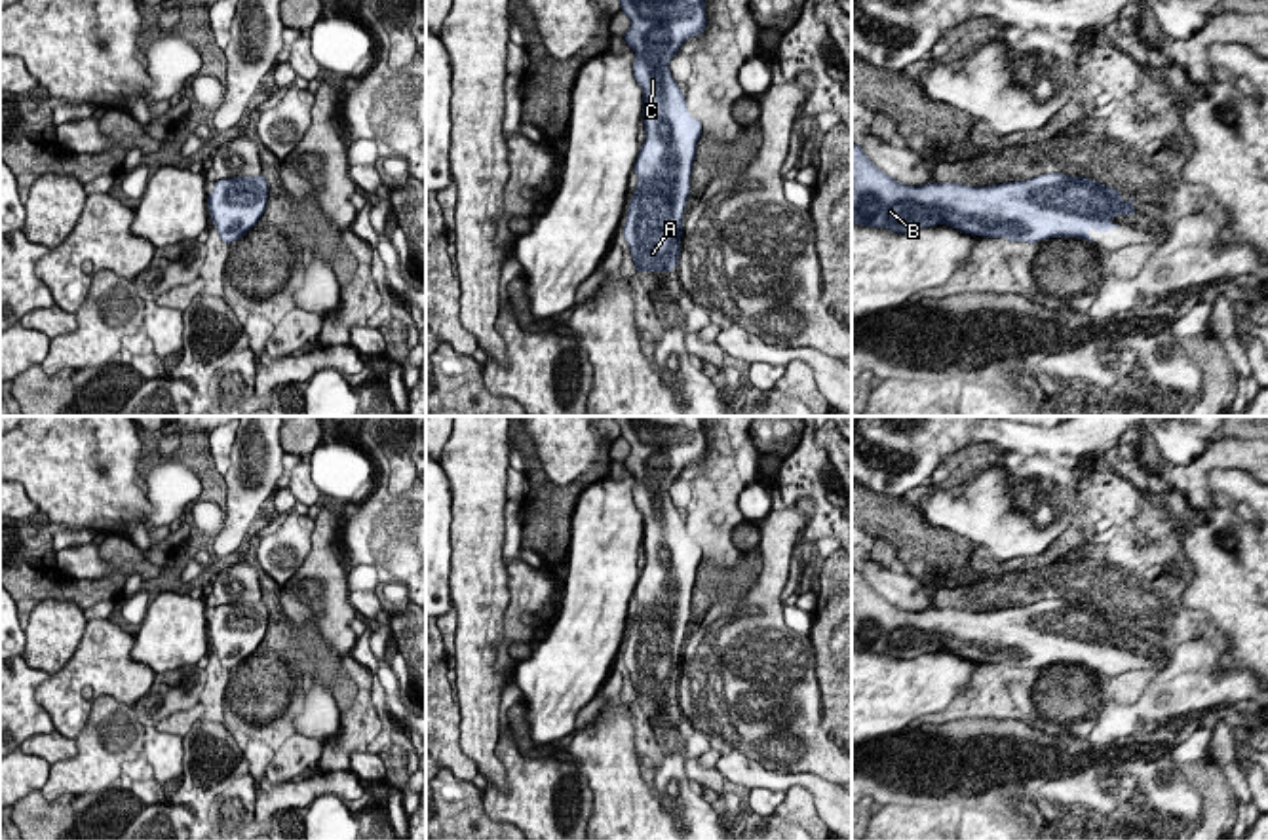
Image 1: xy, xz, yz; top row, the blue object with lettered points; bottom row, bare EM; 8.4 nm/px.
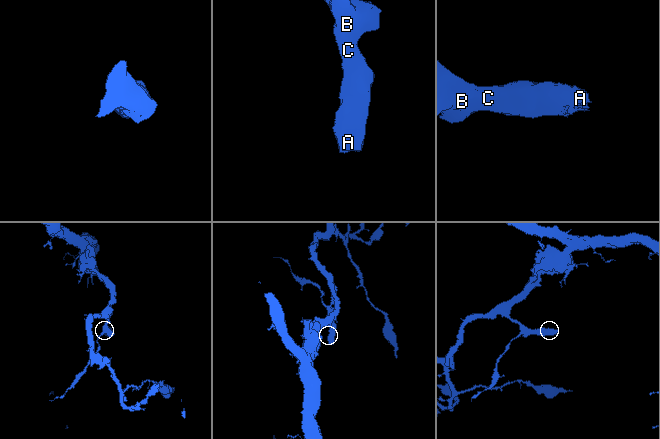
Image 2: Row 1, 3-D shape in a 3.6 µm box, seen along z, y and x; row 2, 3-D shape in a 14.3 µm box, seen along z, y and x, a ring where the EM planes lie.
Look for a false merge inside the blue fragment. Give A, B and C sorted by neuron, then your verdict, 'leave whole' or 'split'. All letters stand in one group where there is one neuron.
groups A B C; leave whole

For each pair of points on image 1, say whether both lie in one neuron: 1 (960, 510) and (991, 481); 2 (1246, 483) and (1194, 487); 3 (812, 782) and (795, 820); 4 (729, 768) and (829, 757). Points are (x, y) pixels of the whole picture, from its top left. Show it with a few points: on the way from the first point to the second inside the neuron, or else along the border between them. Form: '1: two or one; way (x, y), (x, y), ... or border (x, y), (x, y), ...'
1: one; way (968, 504), (983, 489)
2: two; border (1248, 470), (1213, 470), (1232, 504), (1210, 508)
3: two; border (786, 791), (803, 785), (810, 793), (822, 820)
4: two; border (787, 772), (816, 772), (831, 783)

